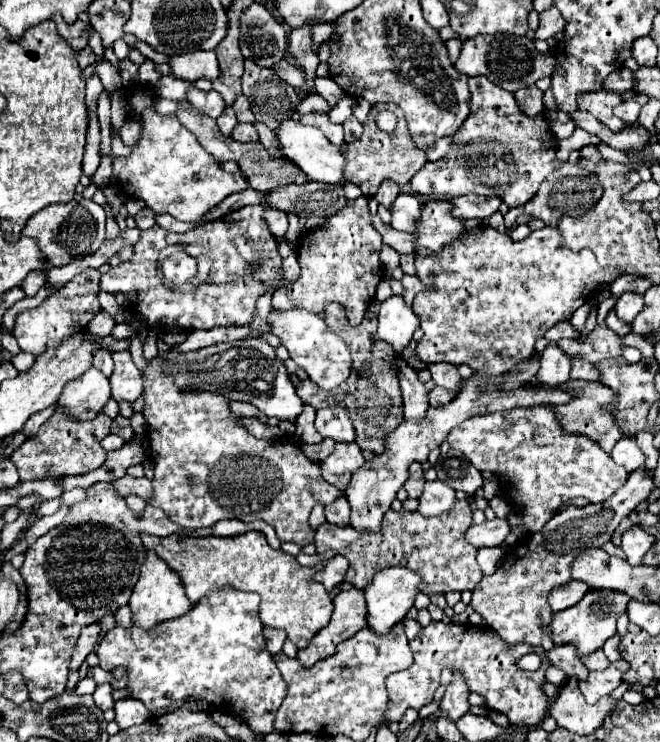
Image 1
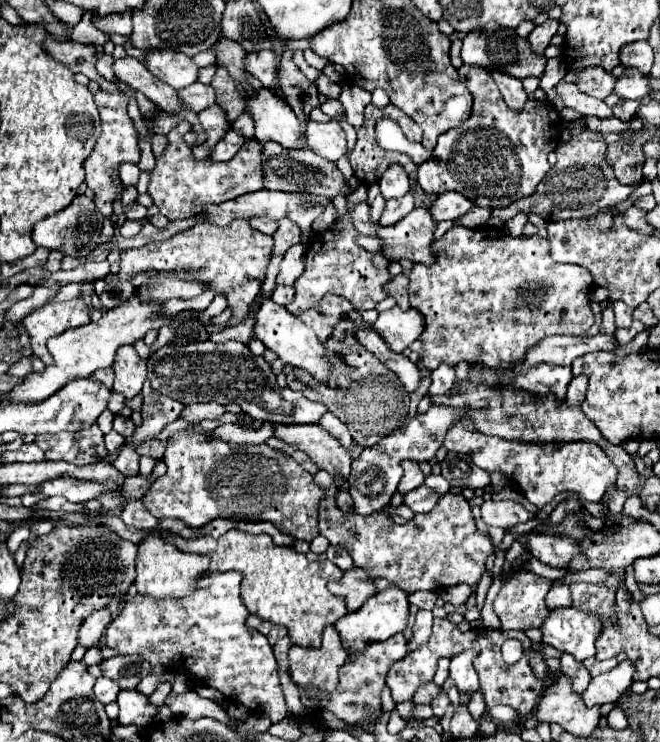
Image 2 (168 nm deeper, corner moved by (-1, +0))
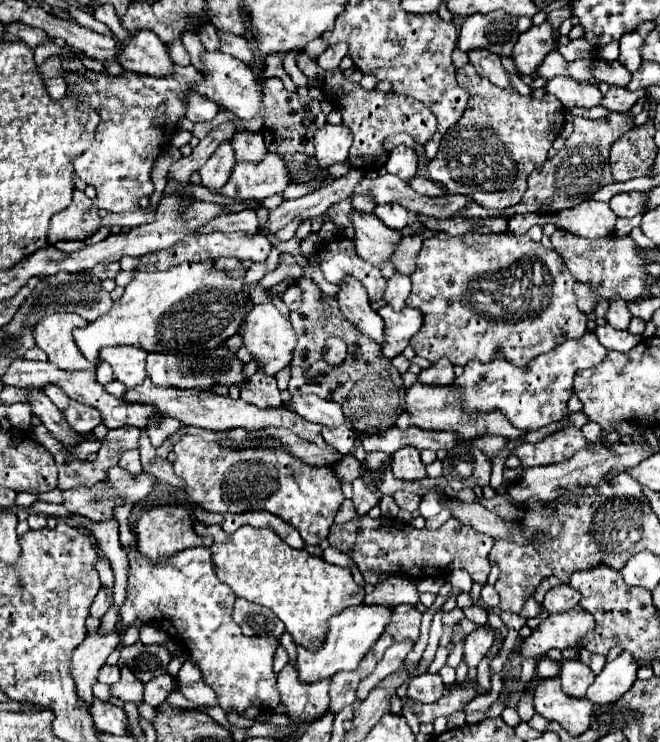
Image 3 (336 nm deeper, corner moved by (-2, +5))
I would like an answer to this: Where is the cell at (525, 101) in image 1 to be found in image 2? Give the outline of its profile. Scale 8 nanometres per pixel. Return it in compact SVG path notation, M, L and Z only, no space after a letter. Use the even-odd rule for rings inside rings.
M492 72L492 78L496 80L500 92L502 92L502 98L506 100L506 104L512 108L512 110L522 110L524 104L528 102L528 94L522 86L522 80L518 78L508 78L506 74L502 72Z

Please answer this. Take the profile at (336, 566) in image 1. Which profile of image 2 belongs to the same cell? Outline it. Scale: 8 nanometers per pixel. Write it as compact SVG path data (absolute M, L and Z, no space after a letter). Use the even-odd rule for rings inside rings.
M358 568L344 570L340 580L328 582L328 590L346 600L348 612L358 610L364 604L364 600L370 598L376 592L376 588L372 586L372 580L368 578L368 574L364 570L358 570Z

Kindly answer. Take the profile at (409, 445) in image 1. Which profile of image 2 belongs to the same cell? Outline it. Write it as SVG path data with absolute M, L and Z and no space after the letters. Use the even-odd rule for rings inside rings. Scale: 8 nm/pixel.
M430 406L428 412L416 414L404 428L394 430L392 434L384 436L382 442L376 446L364 448L364 452L352 462L352 472L348 478L348 492L354 500L354 512L356 514L374 514L382 512L388 504L392 494L398 488L398 482L402 478L402 460L416 460L416 462L430 462L436 454L436 450L442 446L446 432L466 414L466 408L438 408Z

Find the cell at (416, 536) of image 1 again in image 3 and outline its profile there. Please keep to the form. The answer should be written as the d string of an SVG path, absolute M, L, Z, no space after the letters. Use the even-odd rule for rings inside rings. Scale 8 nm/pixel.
M363 515L361 519L353 519L343 525L331 525L329 531L329 543L331 547L339 549L341 553L349 555L353 563L363 573L365 583L375 583L377 575L387 573L401 573L413 579L421 579L427 575L449 575L455 569L469 571L471 579L477 583L485 583L489 575L489 559L487 553L493 547L493 537L487 537L479 531L475 531L469 525L463 525L457 519L449 519L441 529L429 531L429 529L415 529L411 525L403 525L397 519L371 519L369 515Z

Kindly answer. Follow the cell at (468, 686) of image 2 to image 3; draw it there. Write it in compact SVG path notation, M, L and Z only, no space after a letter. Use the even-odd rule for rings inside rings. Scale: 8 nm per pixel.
M479 627L465 639L465 661L469 669L475 669L479 665L479 661L489 653L493 643L495 633L489 627Z

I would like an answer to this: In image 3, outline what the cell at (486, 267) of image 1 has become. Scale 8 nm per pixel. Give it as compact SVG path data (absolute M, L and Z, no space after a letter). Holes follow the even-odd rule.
M437 233L435 237L423 239L411 281L413 287L407 305L419 309L423 315L423 327L411 339L411 347L417 357L425 357L431 363L437 363L441 357L447 357L453 365L467 365L475 359L487 363L503 357L513 365L527 367L533 357L551 351L567 339L577 339L587 331L587 315L575 305L575 277L559 253L545 249L527 235L467 233L453 237L449 233Z

